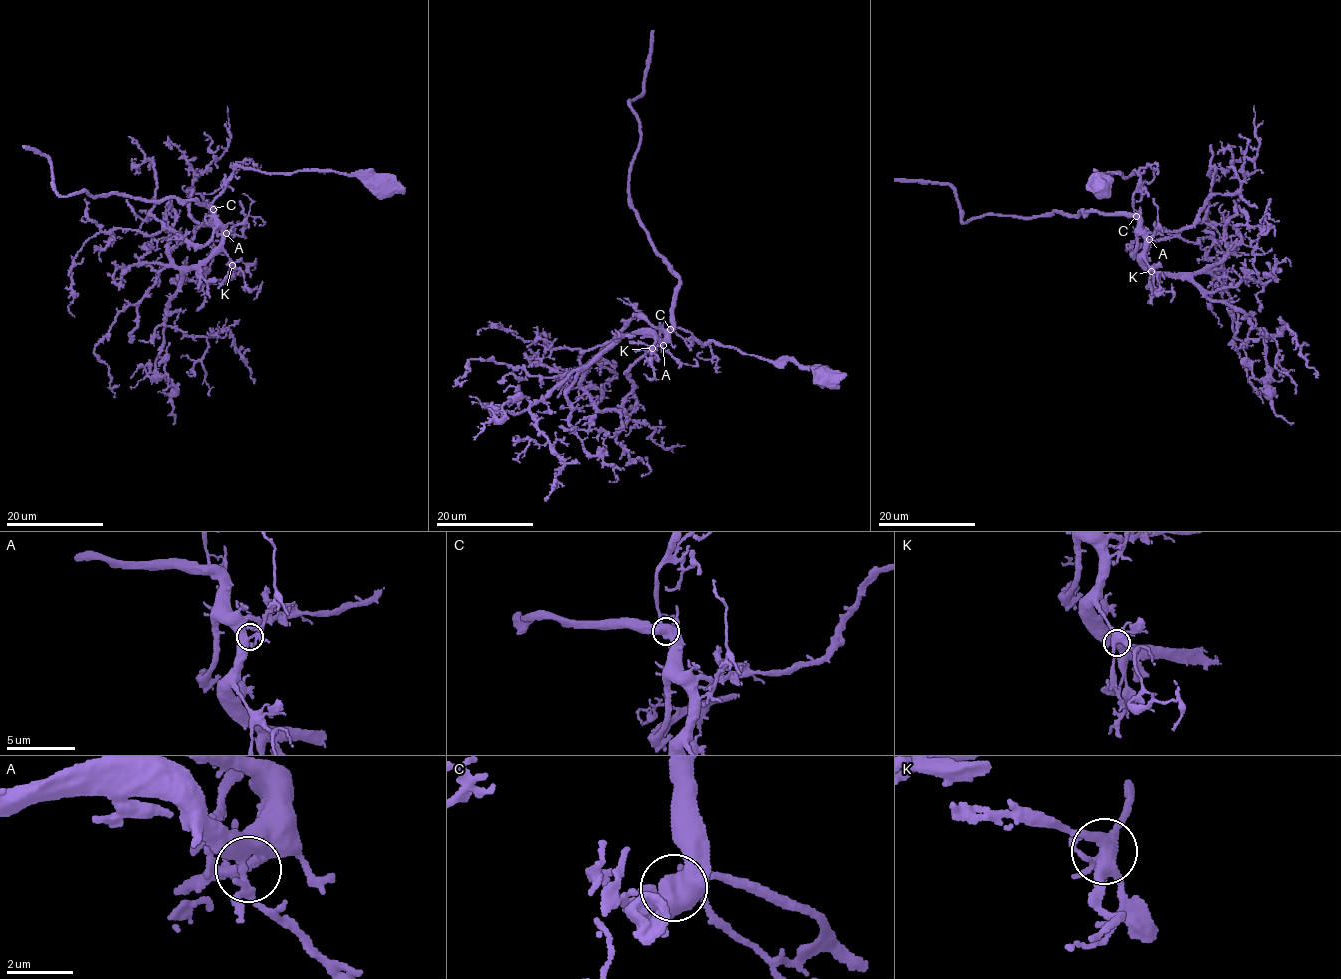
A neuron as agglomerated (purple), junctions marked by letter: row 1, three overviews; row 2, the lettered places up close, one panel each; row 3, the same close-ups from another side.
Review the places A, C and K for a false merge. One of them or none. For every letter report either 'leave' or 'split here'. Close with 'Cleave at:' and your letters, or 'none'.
A: leave
C: leave
K: leave
Cleave at: none

